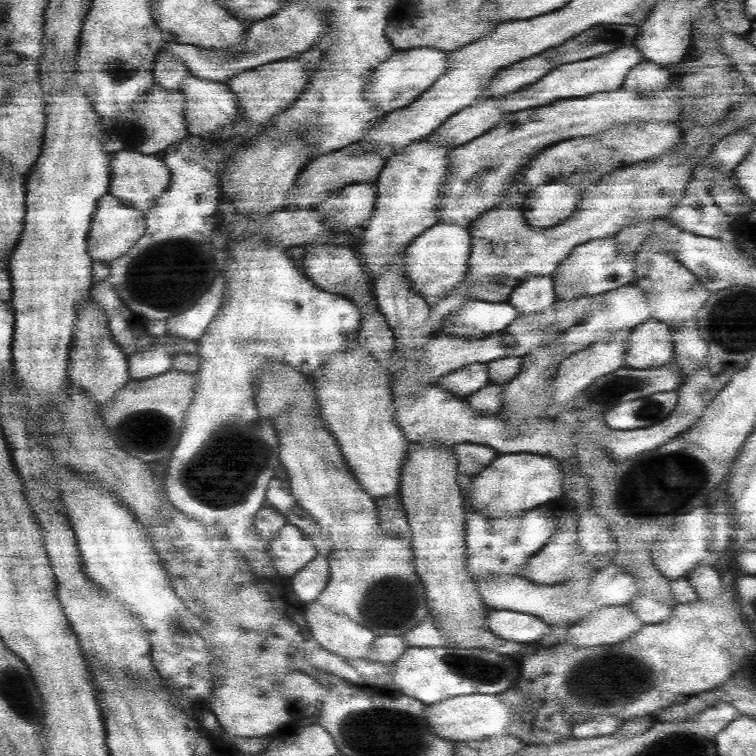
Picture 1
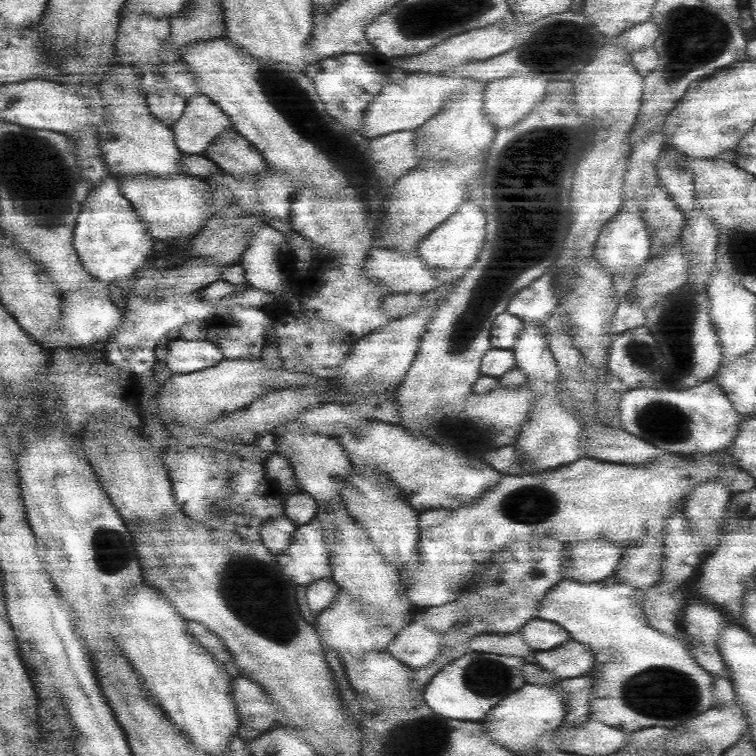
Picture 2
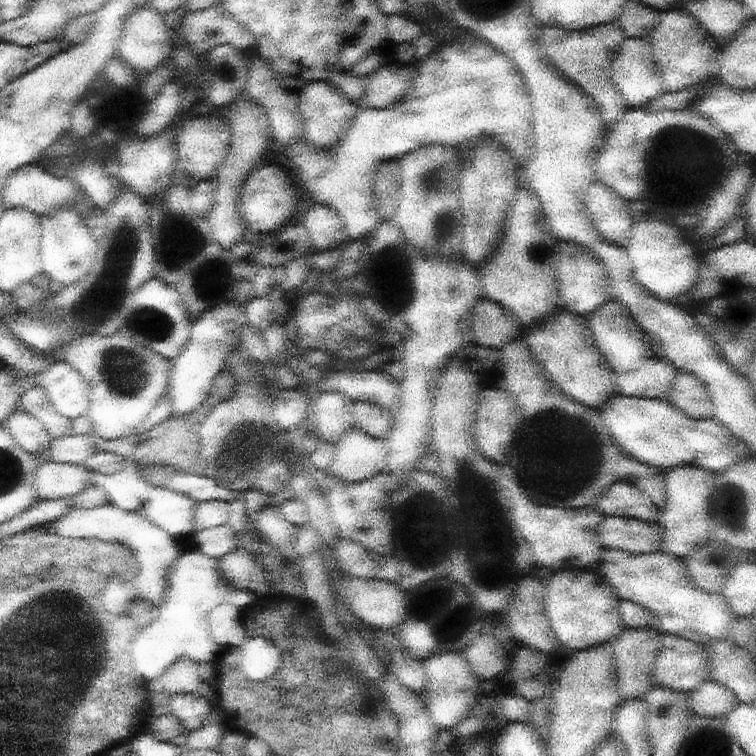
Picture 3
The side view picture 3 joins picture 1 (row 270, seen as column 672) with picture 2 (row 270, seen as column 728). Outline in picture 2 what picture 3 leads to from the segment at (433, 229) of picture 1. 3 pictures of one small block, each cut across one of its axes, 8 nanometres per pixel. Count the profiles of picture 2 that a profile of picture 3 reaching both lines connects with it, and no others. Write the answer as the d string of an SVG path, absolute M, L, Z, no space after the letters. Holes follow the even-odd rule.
M466 200L455 213L452 213L452 216L420 241L417 252L428 268L432 269L432 275L441 281L460 280L460 276L464 276L464 272L478 260L480 251L483 250L487 237L486 224L484 212L475 203Z

